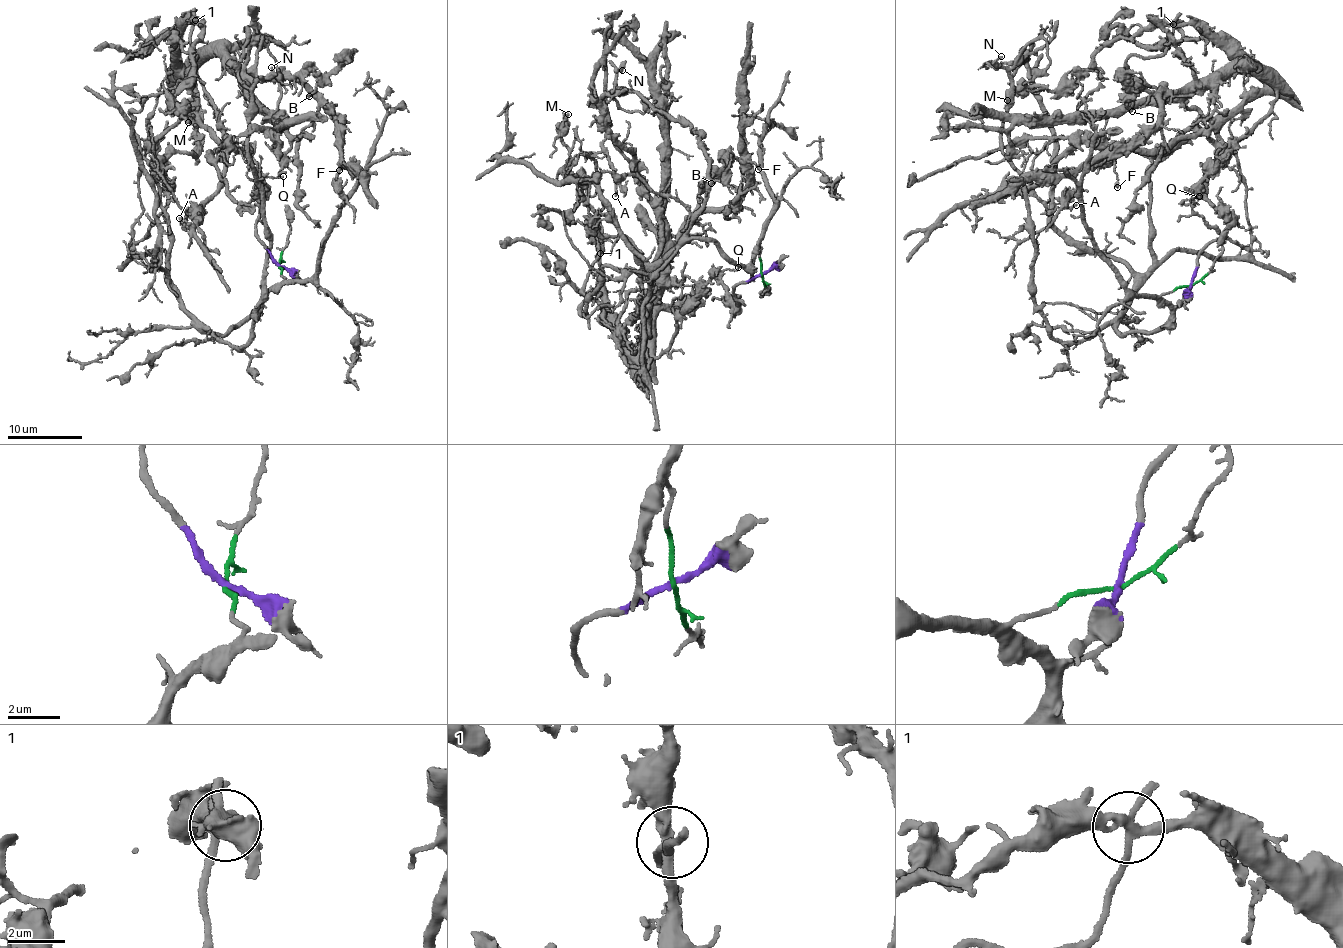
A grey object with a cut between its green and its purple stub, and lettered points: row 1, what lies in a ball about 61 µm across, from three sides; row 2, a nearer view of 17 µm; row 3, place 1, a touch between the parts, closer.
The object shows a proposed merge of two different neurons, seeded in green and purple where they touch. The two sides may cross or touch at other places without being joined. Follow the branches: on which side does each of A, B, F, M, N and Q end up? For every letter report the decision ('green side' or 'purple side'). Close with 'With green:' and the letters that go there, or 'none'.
A: purple side
B: purple side
F: purple side
M: purple side
N: green side
Q: purple side
With green: N

